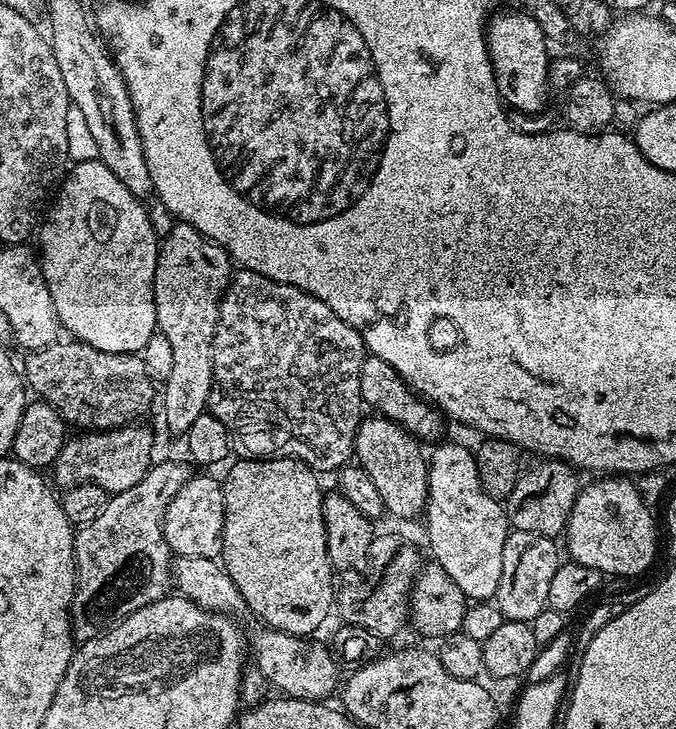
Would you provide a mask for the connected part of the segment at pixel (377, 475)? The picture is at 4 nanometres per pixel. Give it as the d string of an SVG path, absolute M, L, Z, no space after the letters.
M379 414L369 417L369 420L368 417L361 419L360 428L356 431L355 459L359 467L370 474L374 486L378 486L385 513L393 512L412 520L419 512L421 515L428 503L428 461L422 456L420 460L421 445L414 442L414 437L405 428Z

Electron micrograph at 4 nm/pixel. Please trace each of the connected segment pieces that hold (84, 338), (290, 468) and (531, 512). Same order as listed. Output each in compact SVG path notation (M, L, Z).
M100 159L81 160L73 163L71 167L72 173L69 176L67 173L59 185L59 188L61 187L60 197L57 198L56 205L53 206L52 213L48 216L48 221L46 221L46 216L38 232L38 237L40 236L40 248L38 247L40 269L46 280L46 286L50 290L50 298L56 311L56 317L60 320L61 329L65 333L68 331L67 335L69 337L79 340L82 344L89 344L103 352L143 353L142 350L151 342L152 335L155 337L158 332L156 327L156 307L154 306L154 274L156 273L156 259L160 256L160 250L156 231L153 230L152 223L148 217L148 208L145 207L140 198L132 194L111 173L111 170Z
M240 458L240 461L228 472L228 477L223 477L224 485L224 529L222 530L222 542L224 550L222 563L224 569L230 574L234 586L238 586L243 607L248 607L258 619L261 625L267 626L273 632L285 632L291 636L303 636L305 638L316 634L316 631L328 620L328 615L334 612L334 587L332 588L332 576L334 569L328 558L326 546L326 526L322 518L322 502L325 493L320 492L321 477L313 469L309 468L302 460L295 458Z
M540 458L521 471L514 490L510 490L506 501L508 523L515 530L526 530L530 534L542 534L553 538L565 531L568 514L576 500L577 473L571 464L555 458Z

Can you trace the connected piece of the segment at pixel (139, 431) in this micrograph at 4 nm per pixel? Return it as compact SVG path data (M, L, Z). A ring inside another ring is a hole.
M133 422L125 424L120 428L99 429L80 432L78 436L69 437L59 451L55 462L50 466L51 479L61 487L59 489L67 490L78 483L93 483L98 485L104 491L115 494L137 485L142 480L146 472L151 468L153 457L154 435L153 431L148 427Z

